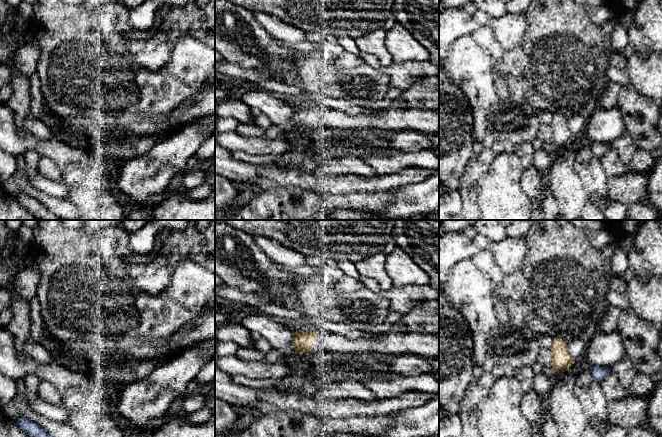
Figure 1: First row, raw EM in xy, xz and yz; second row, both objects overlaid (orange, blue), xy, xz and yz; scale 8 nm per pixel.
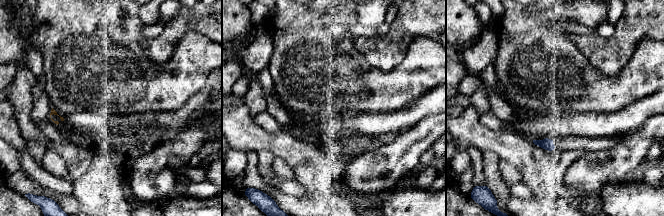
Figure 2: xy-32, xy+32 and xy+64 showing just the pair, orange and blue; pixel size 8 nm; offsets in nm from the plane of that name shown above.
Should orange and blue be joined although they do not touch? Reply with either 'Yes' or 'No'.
No

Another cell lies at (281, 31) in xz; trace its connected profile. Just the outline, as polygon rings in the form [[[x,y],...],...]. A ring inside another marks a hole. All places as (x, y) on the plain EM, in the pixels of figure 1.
[[[254,13],[254,15],[266,32],[278,41],[298,43],[305,40],[303,30],[281,21],[276,16],[265,13]]]

